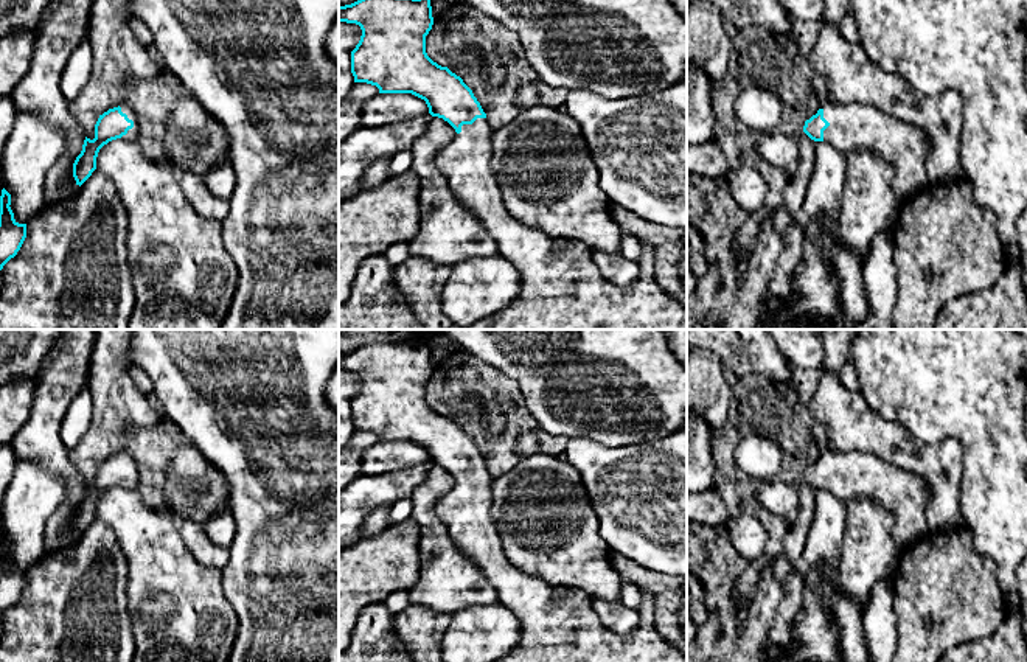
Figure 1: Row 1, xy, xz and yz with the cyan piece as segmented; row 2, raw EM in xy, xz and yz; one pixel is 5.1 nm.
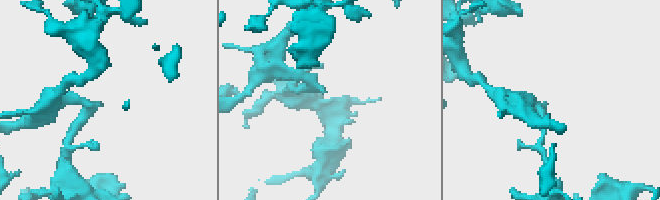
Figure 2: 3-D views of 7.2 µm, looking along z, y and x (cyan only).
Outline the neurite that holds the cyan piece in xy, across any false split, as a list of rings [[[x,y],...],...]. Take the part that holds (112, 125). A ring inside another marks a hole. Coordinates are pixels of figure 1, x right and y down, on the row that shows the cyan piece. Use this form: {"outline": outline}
{"outline": [[[53,0],[33,31],[33,56],[28,73],[11,92],[17,113],[33,113],[61,131],[67,149],[47,172],[44,199],[47,204],[75,197],[81,185],[96,169],[99,149],[112,140],[135,143],[138,121],[134,110],[121,104],[99,115],[95,138],[90,140],[73,120],[68,101],[61,90],[62,71],[76,48],[87,39],[93,0]]]}

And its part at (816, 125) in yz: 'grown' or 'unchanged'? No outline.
grown

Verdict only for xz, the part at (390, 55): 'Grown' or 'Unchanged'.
Grown

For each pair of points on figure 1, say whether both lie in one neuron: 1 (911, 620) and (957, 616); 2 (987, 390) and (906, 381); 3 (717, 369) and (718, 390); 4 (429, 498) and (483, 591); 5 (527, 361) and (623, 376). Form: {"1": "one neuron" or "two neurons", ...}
{"1": "one neuron", "2": "one neuron", "3": "one neuron", "4": "one neuron", "5": "one neuron"}

